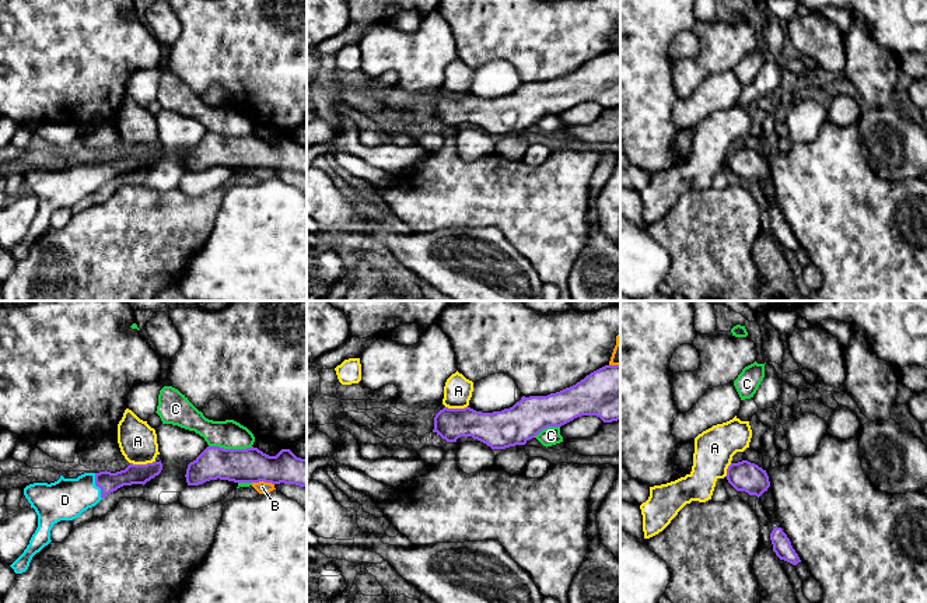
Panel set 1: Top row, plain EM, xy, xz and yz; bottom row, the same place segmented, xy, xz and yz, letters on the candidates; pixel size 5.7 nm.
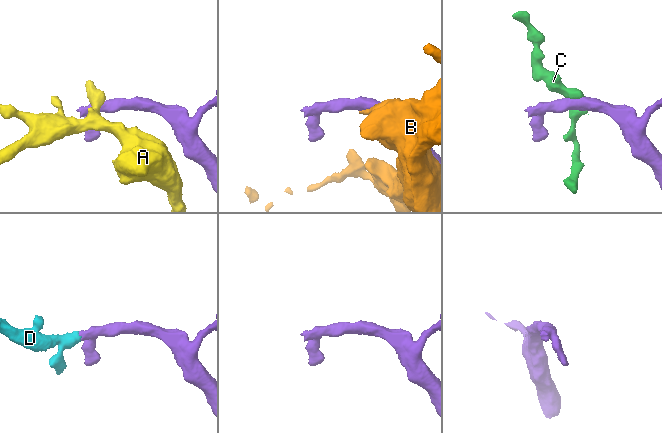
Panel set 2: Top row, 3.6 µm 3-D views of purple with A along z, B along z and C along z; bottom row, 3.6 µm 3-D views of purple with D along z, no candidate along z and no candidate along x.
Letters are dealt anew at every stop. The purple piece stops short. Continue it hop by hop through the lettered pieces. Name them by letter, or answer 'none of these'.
D

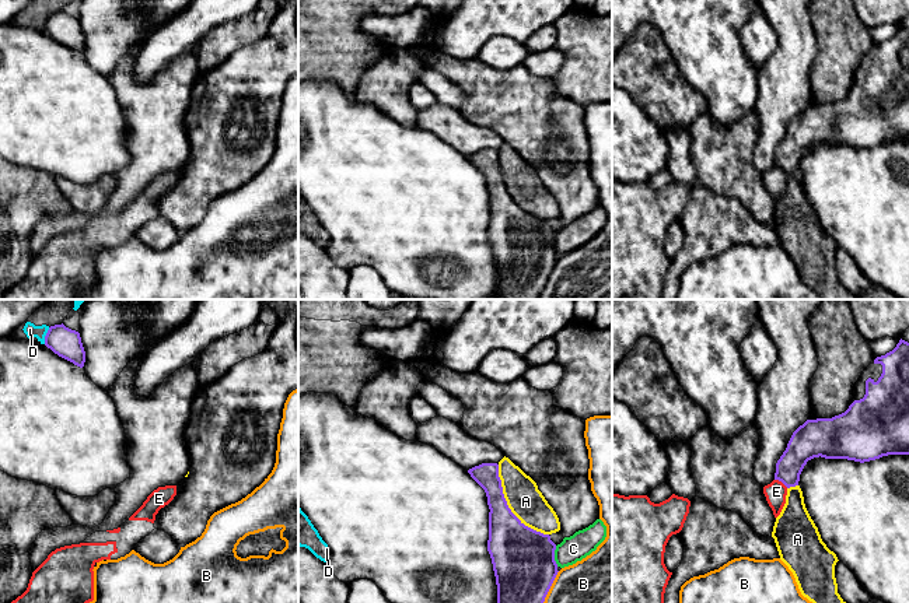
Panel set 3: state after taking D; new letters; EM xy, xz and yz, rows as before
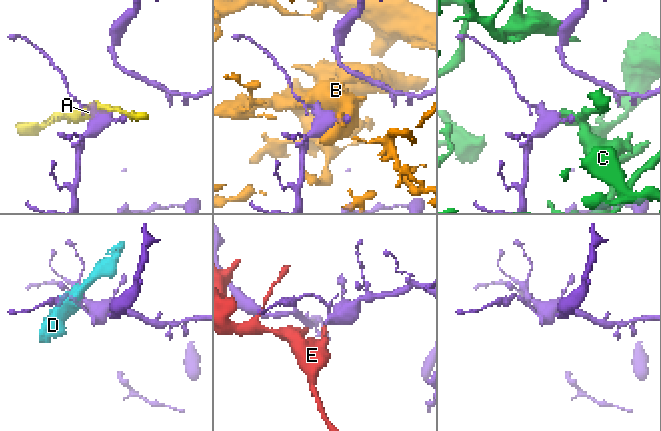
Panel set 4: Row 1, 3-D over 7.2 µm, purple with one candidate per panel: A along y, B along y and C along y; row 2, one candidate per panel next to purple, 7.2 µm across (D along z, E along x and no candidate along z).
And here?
none of these

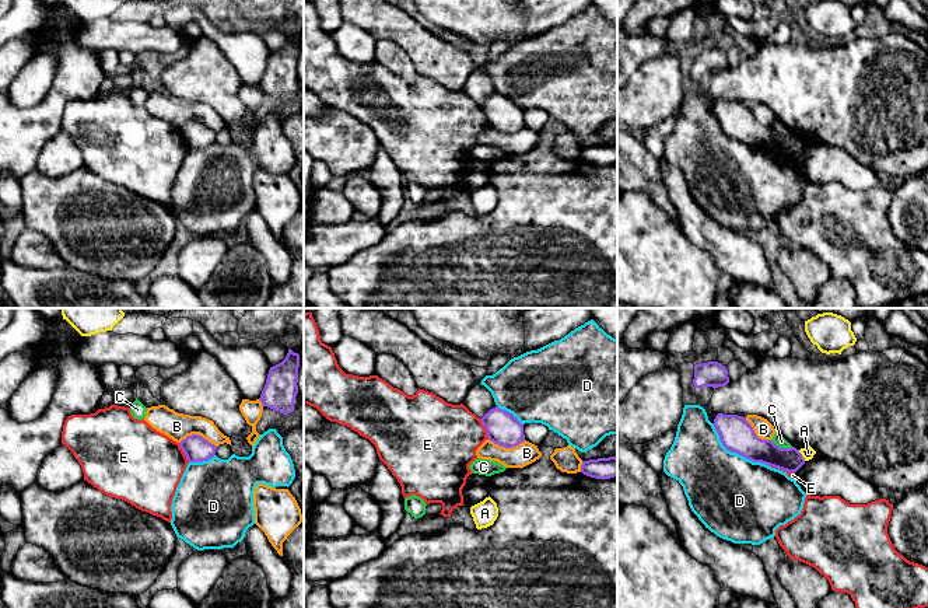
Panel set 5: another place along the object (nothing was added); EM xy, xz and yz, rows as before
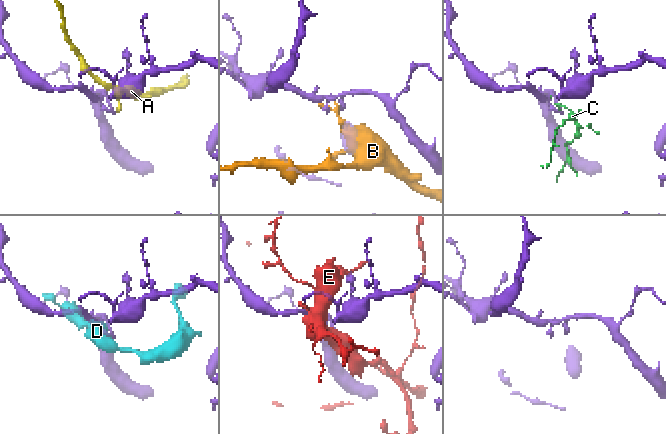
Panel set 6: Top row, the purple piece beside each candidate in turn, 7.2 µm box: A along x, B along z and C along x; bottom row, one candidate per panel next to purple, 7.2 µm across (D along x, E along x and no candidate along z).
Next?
none of these

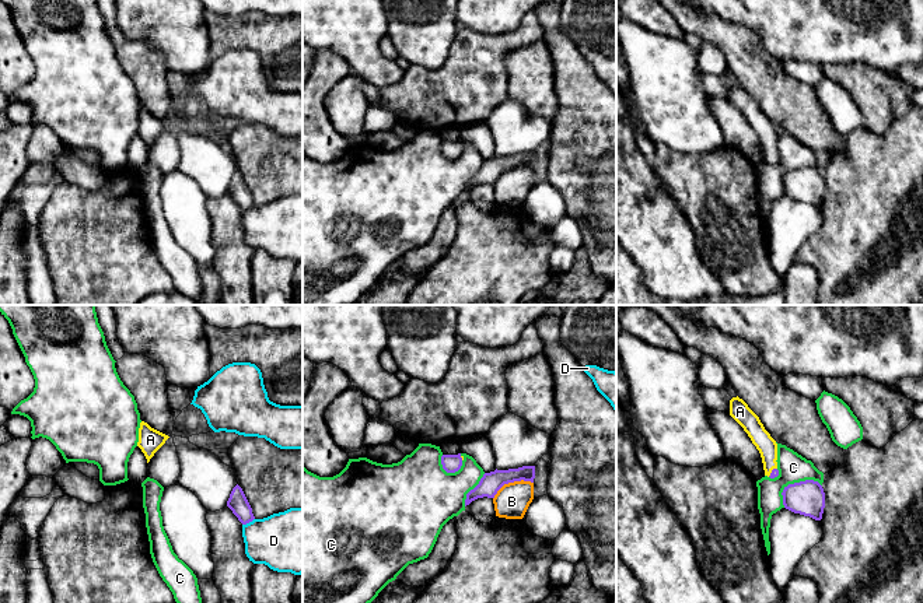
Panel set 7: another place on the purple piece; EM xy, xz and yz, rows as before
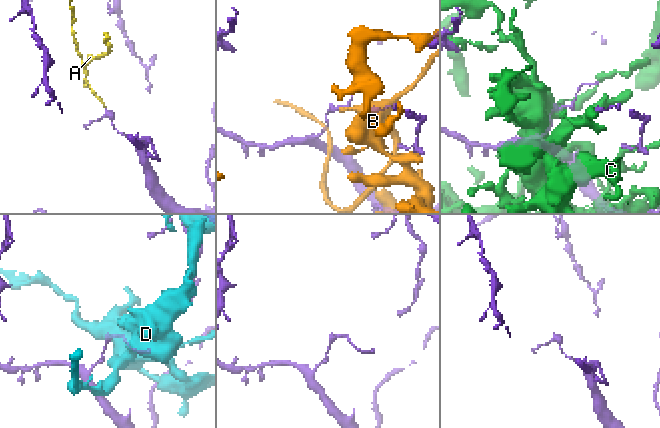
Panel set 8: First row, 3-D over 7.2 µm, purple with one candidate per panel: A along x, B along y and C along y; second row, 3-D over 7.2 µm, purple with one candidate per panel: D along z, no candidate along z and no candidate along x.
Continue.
A

